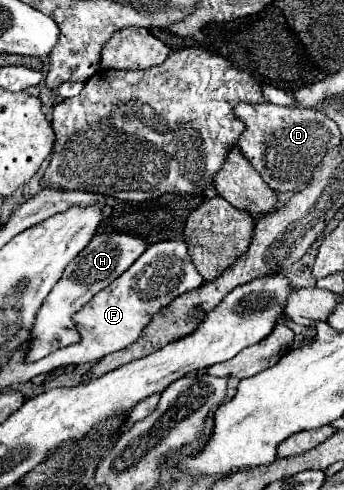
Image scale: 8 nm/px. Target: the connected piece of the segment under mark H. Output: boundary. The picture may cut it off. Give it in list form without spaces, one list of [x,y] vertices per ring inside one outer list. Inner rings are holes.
[[[118,232],[94,236],[92,242],[82,250],[82,254],[78,254],[78,258],[74,258],[74,262],[70,262],[70,266],[66,266],[66,270],[64,270],[62,278],[56,282],[54,290],[46,296],[46,302],[42,302],[38,316],[34,320],[34,326],[30,328],[30,338],[28,338],[24,360],[36,362],[62,346],[78,342],[80,334],[76,330],[72,316],[78,310],[82,310],[82,306],[86,306],[94,294],[104,290],[106,286],[110,286],[124,270],[128,270],[128,266],[132,266],[144,250],[146,250],[146,242],[142,242],[136,236],[118,234]]]

